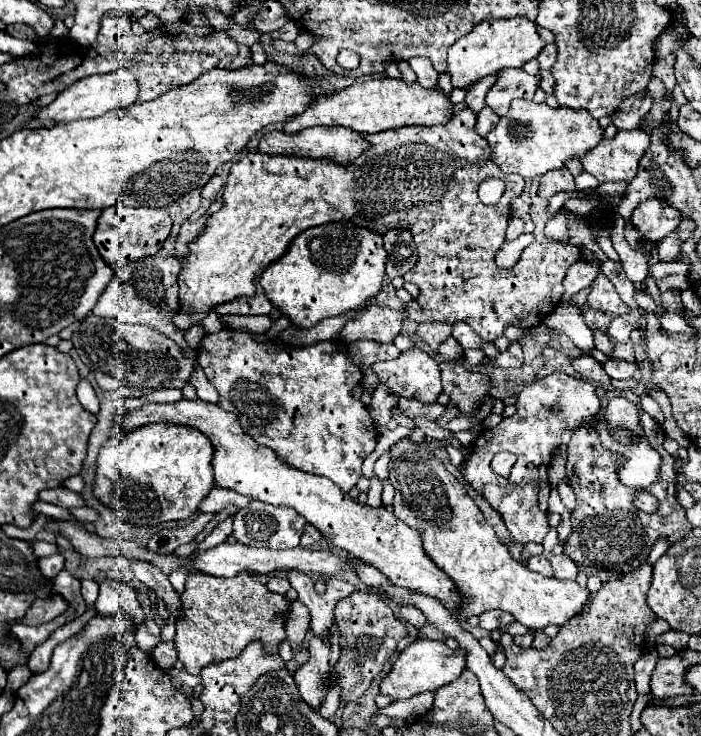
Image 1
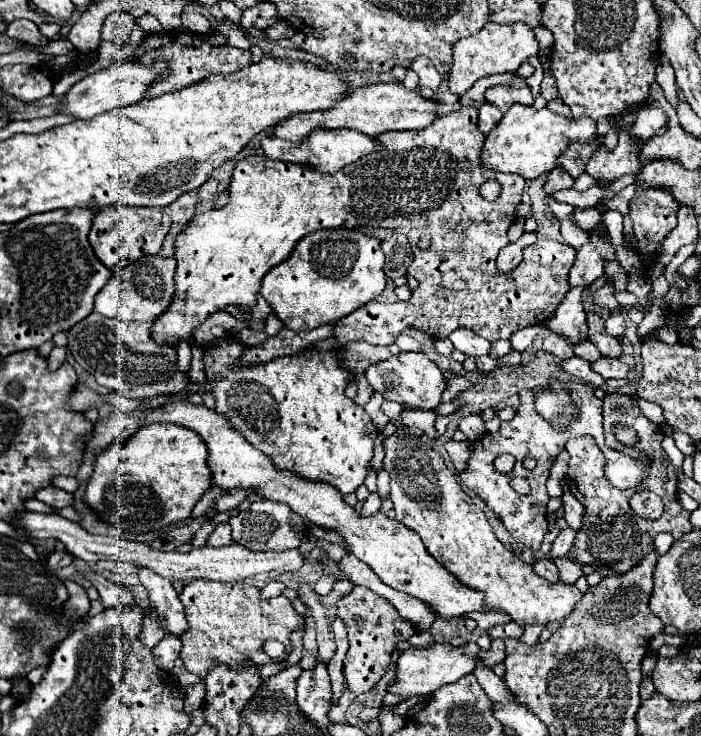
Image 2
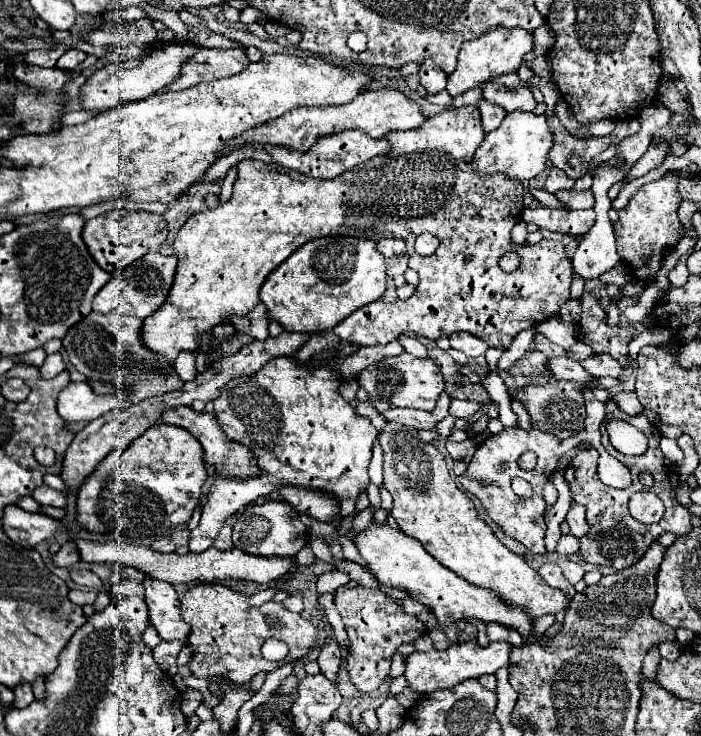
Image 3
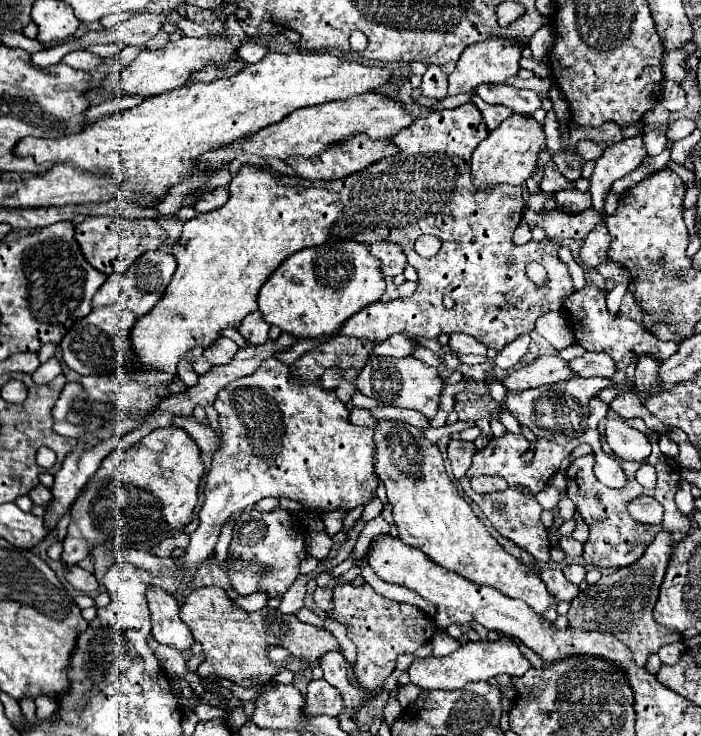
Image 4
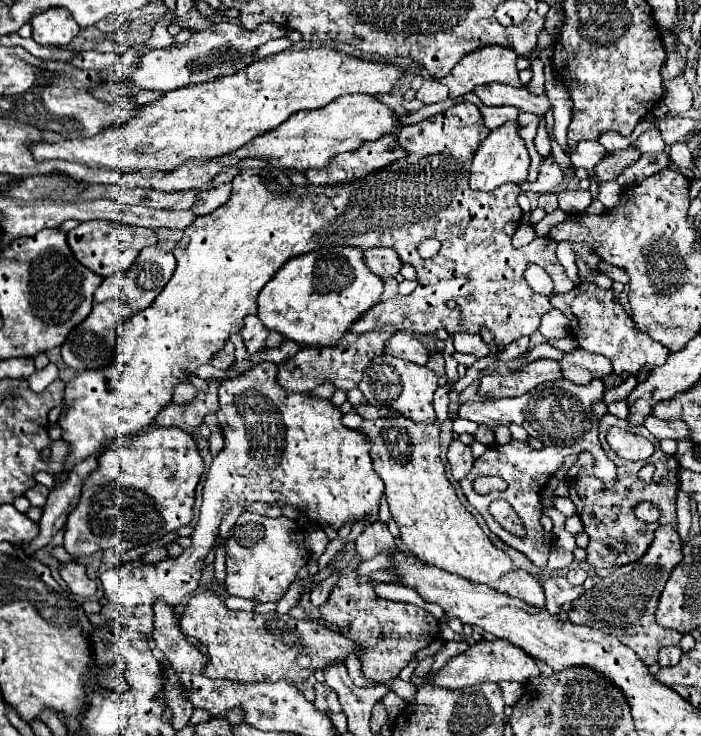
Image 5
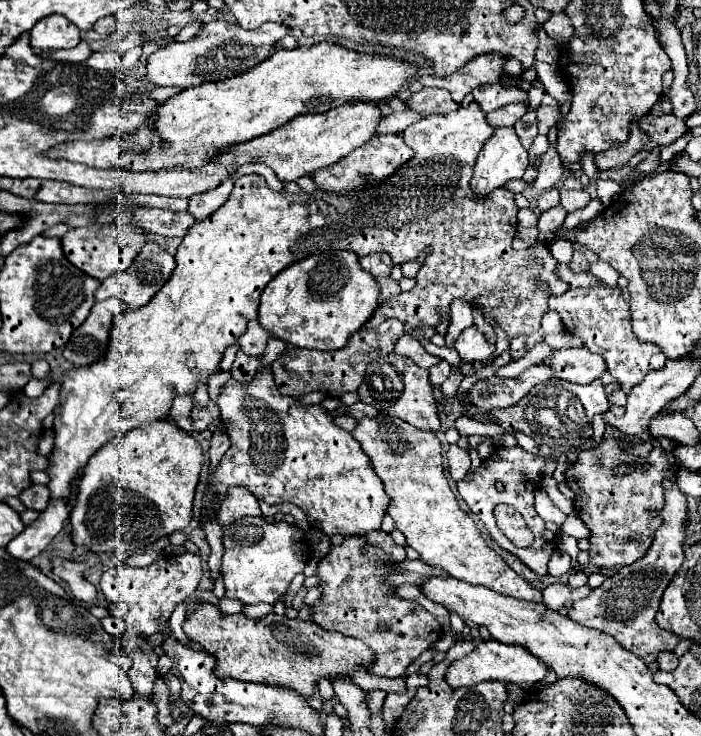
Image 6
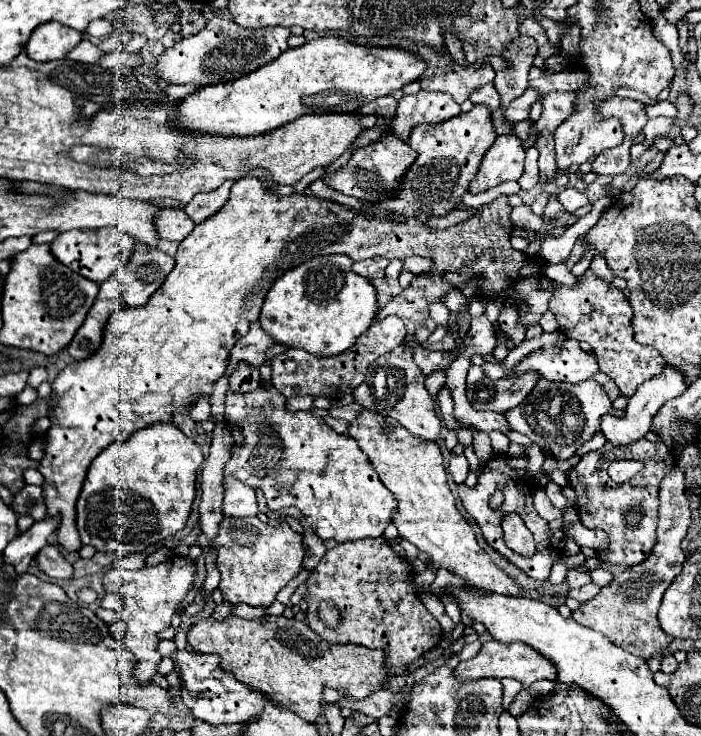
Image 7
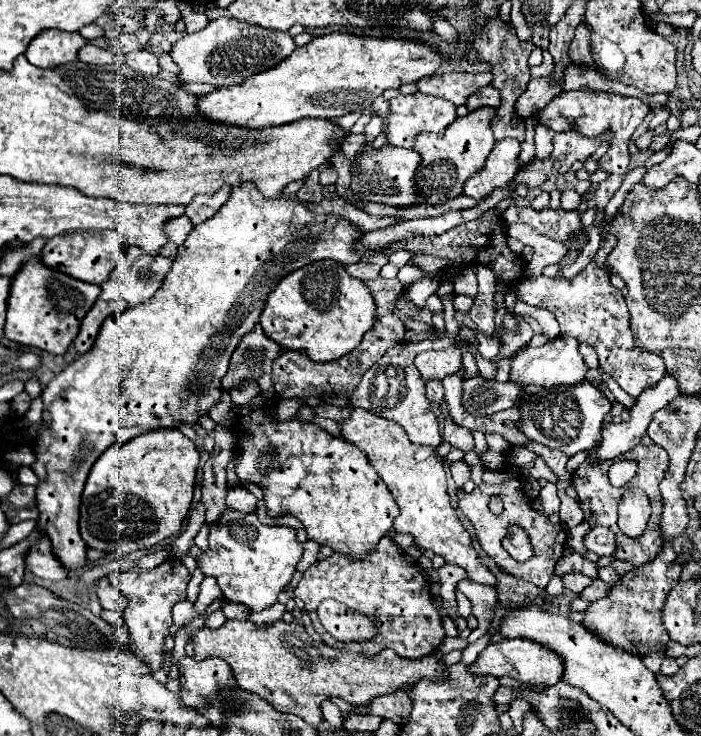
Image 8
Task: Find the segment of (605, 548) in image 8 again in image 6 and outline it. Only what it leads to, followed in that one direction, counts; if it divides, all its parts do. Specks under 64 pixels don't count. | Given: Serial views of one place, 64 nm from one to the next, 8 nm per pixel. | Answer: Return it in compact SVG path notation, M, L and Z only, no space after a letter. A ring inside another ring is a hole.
M570 514L566 518L566 522L562 524L562 532L568 536L574 536L576 540L588 540L590 538L590 530L582 524L582 520L576 514Z

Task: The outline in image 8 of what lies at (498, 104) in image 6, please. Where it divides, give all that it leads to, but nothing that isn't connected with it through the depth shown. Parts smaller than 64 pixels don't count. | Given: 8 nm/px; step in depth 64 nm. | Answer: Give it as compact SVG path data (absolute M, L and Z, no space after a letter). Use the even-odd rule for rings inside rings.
M486 86L486 88L480 88L480 92L472 94L472 98L468 98L468 110L478 110L482 106L492 106L492 108L498 108L500 104L500 96L496 92L496 88L492 86Z

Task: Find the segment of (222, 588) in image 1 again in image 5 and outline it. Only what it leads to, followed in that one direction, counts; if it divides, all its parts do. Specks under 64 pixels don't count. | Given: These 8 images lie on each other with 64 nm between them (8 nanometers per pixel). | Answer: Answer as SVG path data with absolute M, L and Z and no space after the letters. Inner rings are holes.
M210 590L194 594L180 620L184 634L194 636L208 650L208 678L226 678L236 682L278 682L304 684L312 670L322 670L334 662L344 662L350 654L360 656L362 646L348 640L340 632L320 626L310 620L294 620L288 614L268 612L234 612L224 606L224 600ZM298 658L308 658L308 666L302 666Z

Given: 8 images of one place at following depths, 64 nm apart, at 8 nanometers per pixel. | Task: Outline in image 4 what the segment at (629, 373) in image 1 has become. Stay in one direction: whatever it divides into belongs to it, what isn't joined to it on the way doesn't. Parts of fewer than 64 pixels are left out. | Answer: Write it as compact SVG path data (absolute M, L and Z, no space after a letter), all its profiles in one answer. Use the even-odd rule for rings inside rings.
M586 352L586 356L578 356L568 362L568 368L576 378L590 378L590 376L602 376L612 378L616 372L616 366L612 364L610 356Z

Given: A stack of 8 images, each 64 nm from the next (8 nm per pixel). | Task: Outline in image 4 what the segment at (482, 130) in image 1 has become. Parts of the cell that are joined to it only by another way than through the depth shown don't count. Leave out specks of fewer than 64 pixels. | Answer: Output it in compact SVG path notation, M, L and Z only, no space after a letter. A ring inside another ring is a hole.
M472 94L472 104L476 104L476 108L480 110L488 131L498 128L502 124L502 120L506 120L508 116L514 114L510 108L504 108L502 105L486 104L476 94Z

